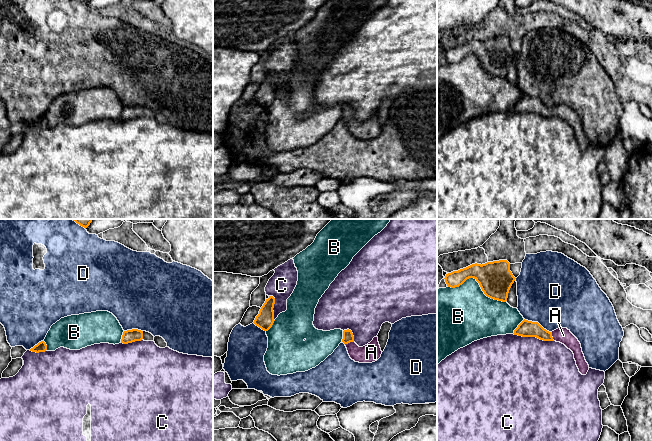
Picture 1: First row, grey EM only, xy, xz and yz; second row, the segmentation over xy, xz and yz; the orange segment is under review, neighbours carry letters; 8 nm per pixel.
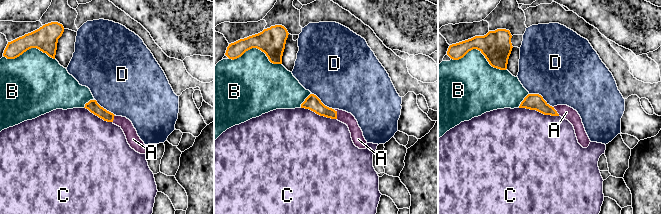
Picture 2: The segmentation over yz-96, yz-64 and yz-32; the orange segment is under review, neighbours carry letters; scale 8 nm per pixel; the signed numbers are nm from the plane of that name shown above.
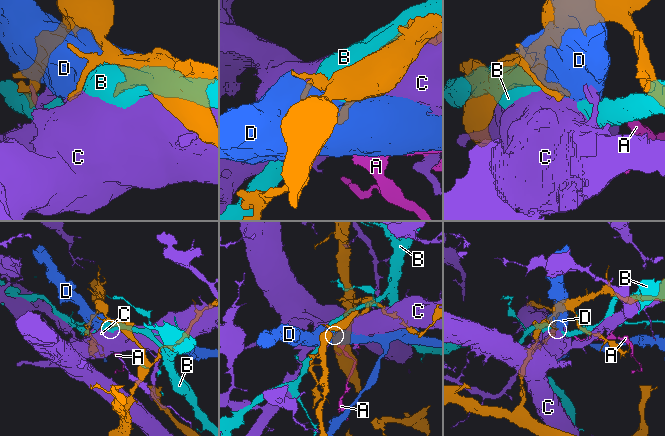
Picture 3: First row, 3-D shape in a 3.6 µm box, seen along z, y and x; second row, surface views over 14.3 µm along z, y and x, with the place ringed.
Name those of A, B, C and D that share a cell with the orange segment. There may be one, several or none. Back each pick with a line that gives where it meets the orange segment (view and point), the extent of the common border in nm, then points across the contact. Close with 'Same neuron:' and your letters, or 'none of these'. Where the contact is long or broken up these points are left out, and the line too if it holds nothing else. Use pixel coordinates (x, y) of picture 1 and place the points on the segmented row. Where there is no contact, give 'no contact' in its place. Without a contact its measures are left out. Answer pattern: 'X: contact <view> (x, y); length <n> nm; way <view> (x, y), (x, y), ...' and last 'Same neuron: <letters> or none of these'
A: contact xz (349, 342); length 80 nm; way xz (348, 337), (349, 342), (359, 352), (371, 352)
Same neuron: A

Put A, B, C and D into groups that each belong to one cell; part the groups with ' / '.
A / B / C / D

